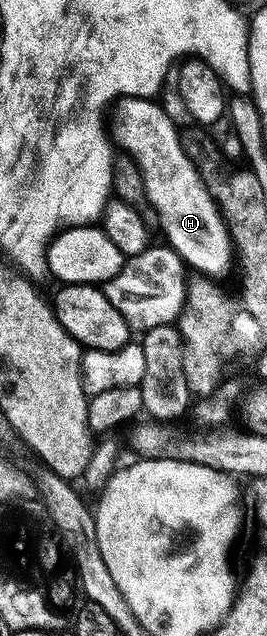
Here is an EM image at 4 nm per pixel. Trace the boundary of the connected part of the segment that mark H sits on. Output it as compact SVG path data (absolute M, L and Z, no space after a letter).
M125 97L119 100L112 109L112 141L125 156L133 157L140 167L144 179L146 199L151 208L158 212L157 228L162 228L165 244L175 249L195 274L205 275L210 279L222 277L230 269L230 260L235 260L236 252L231 244L231 237L215 194L210 194L207 182L198 173L197 167L185 153L183 138L174 126L174 121L158 106L157 100L149 97Z

